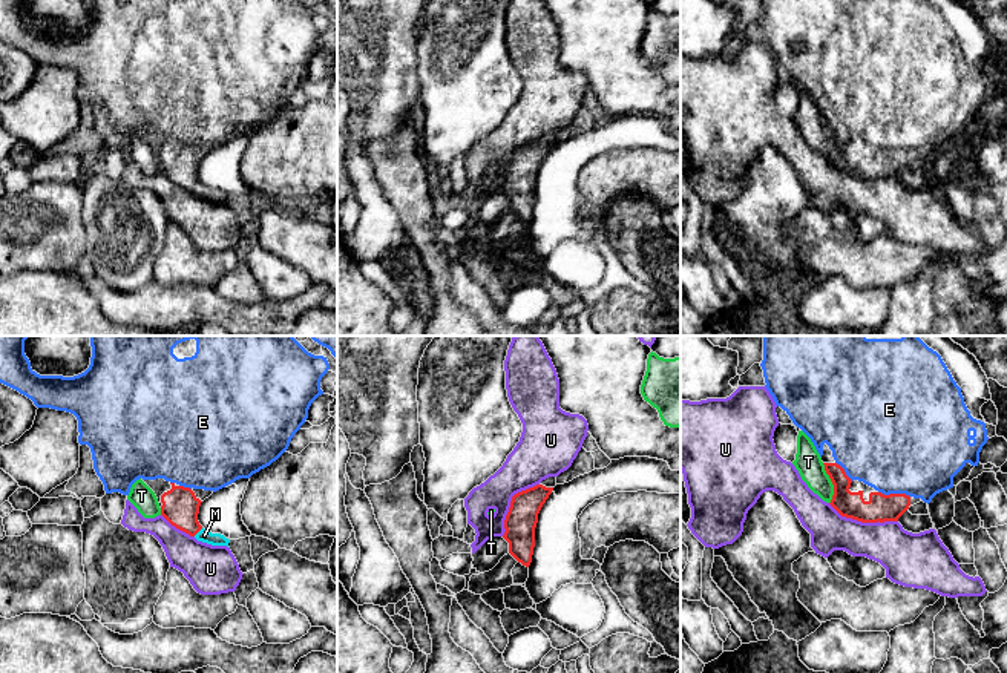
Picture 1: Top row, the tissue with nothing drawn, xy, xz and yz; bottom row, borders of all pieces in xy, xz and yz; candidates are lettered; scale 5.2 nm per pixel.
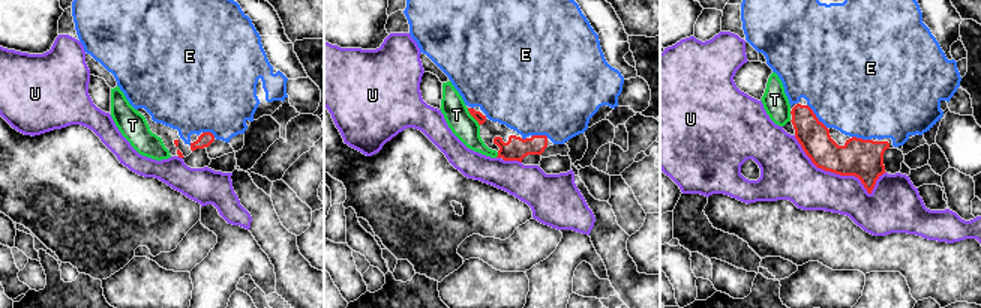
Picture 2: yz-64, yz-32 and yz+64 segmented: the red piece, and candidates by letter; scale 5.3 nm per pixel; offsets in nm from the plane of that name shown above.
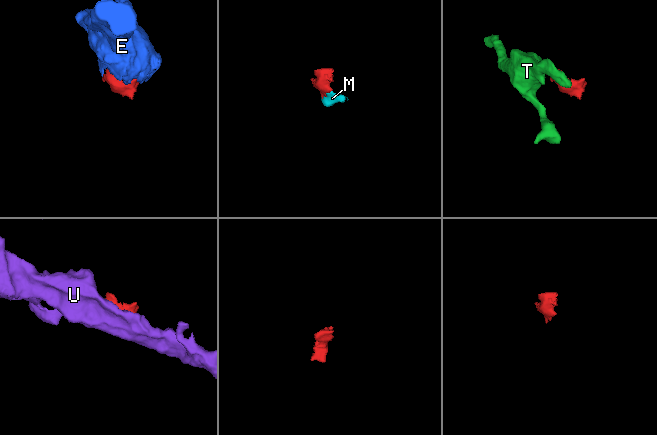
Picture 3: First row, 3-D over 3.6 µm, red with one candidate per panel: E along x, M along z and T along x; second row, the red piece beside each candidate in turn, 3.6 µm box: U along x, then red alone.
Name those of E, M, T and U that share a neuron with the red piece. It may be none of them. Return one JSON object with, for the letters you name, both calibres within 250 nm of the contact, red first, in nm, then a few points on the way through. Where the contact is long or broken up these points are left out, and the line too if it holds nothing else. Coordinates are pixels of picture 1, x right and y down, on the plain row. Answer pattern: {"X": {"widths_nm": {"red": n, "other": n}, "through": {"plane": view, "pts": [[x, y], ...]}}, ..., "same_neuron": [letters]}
{"E": {"widths_nm": {"red": 150, "other": 500}}, "M": {"widths_nm": {"red": 190, "other": 70}, "through": {"plane": "xy", "pts": [[180, 163], [183, 172], [198, 187], [204, 192]]}}, "same_neuron": ["E", "M"]}

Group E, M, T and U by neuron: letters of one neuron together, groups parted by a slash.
E M / T / U

